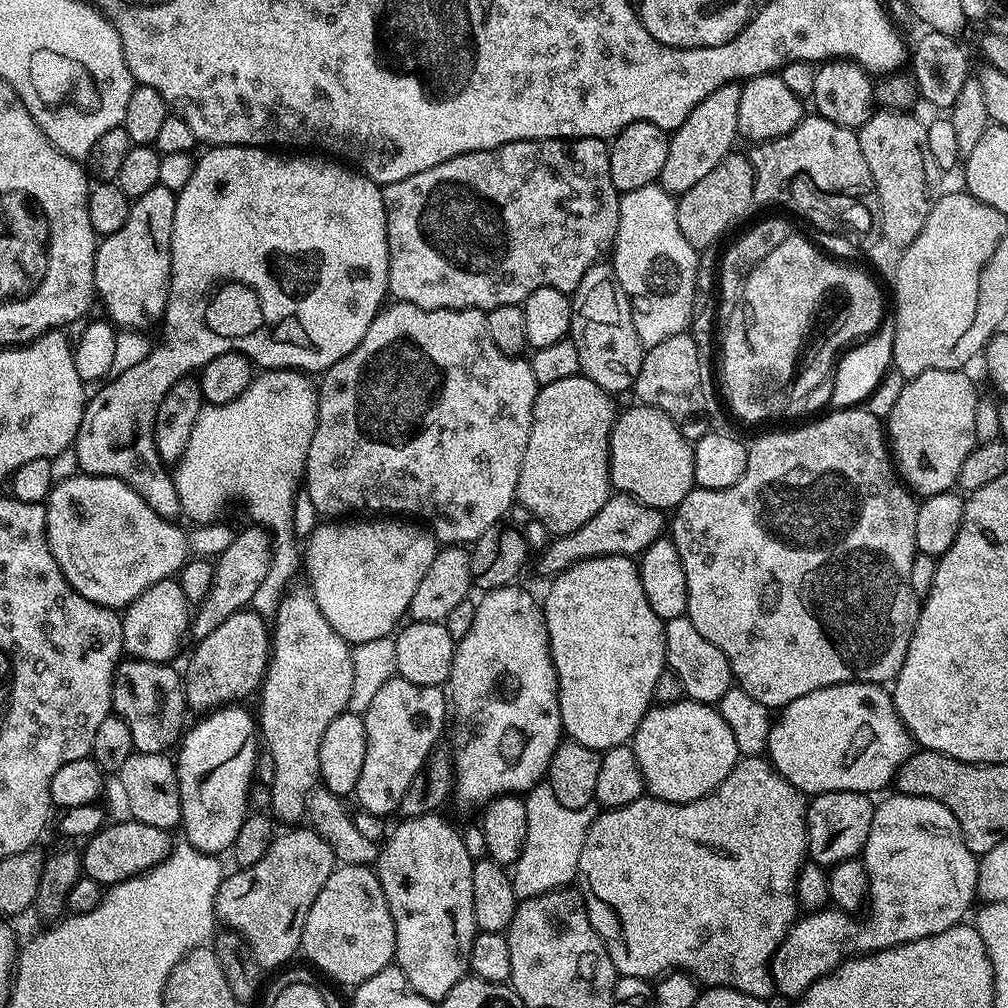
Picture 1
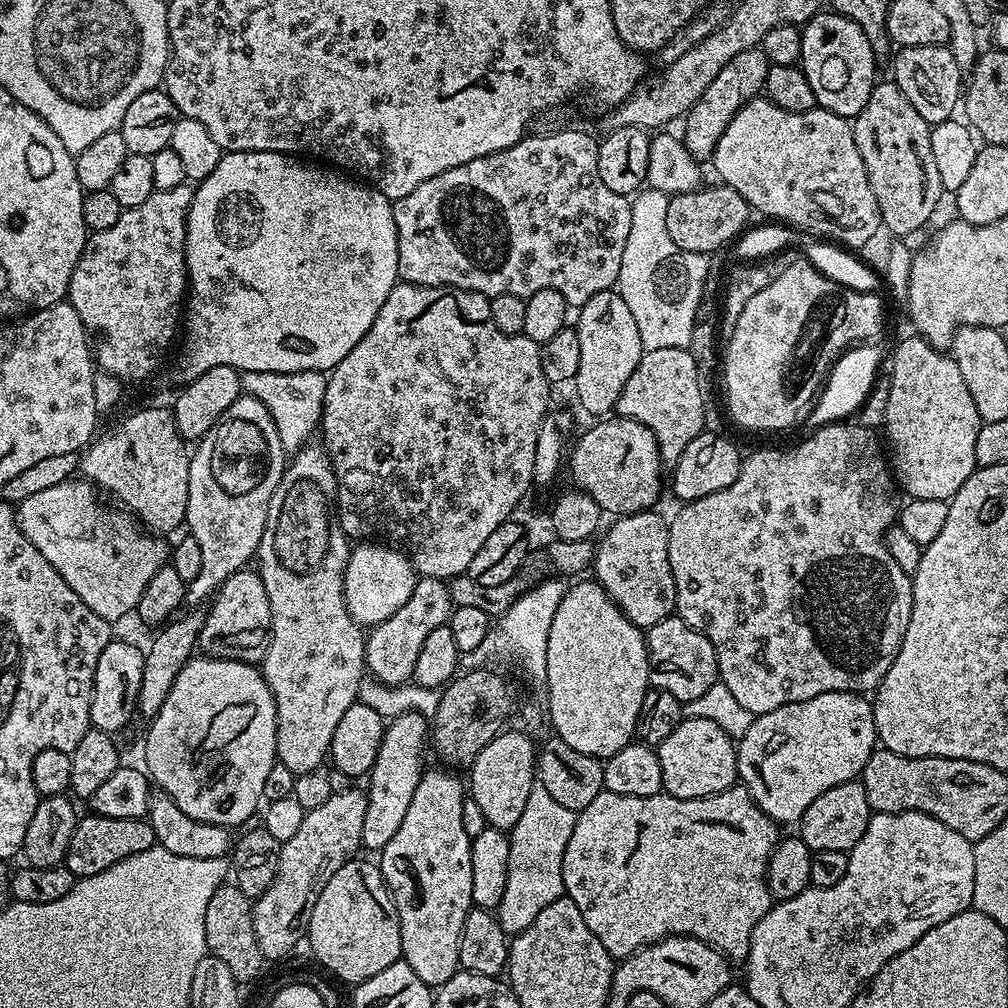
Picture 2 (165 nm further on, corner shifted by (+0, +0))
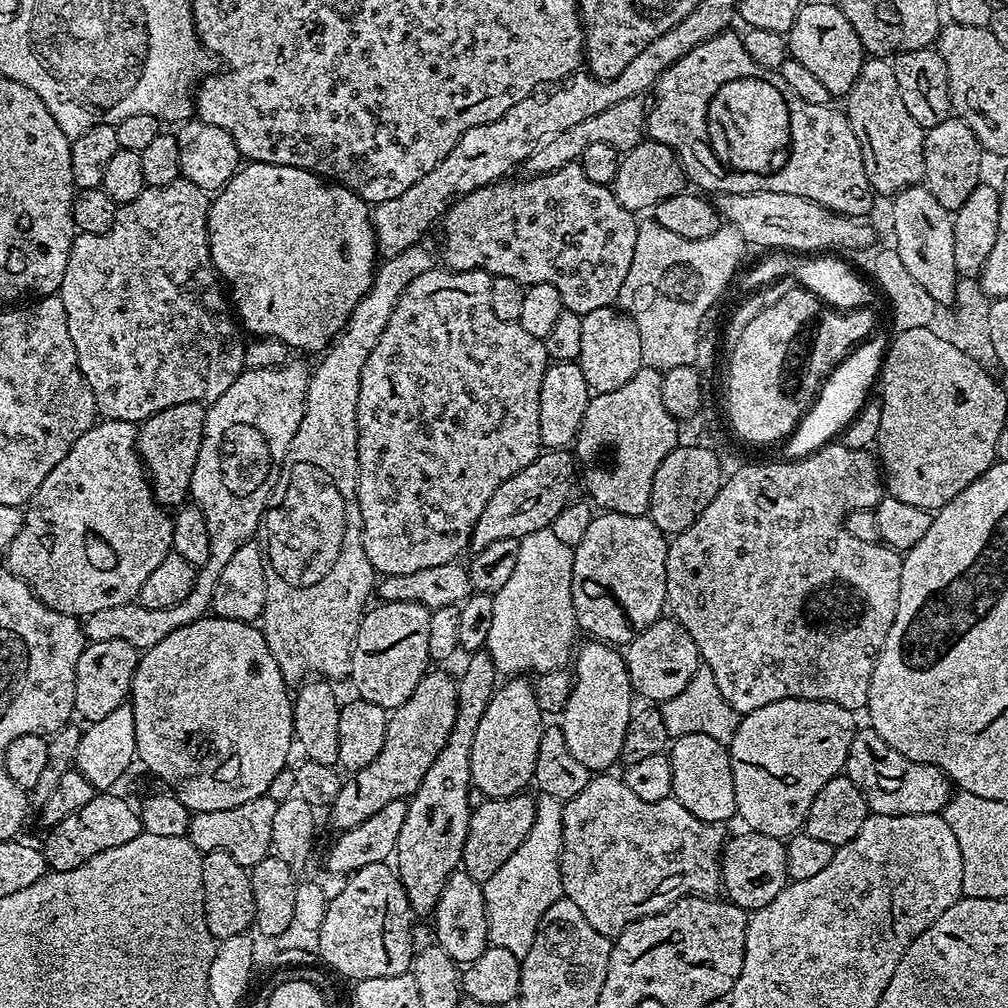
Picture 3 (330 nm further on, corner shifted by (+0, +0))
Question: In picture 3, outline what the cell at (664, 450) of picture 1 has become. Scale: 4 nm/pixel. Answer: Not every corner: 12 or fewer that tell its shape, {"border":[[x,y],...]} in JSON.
{"border":[[544,450],[472,527],[473,553],[521,540],[573,503],[577,461]]}

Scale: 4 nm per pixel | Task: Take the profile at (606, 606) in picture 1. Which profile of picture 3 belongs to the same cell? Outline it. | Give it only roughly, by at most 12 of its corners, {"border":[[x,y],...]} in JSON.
{"border":[[574,652],[562,713],[570,754],[600,774],[620,760],[634,715],[623,655]]}

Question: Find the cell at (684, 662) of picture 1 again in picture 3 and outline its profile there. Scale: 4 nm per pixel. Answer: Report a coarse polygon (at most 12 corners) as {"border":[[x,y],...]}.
{"border":[[674,618],[654,621],[622,655],[648,702],[682,694],[702,667]]}

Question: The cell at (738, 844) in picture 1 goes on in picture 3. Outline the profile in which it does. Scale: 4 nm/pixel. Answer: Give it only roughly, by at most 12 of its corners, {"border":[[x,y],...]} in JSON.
{"border":[[593,775],[560,886],[598,934],[722,888],[723,827]]}

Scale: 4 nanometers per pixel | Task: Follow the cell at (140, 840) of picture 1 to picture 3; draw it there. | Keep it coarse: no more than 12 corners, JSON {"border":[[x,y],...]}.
{"border":[[98,794],[47,829],[44,861],[74,870],[102,850],[134,842],[140,814]]}

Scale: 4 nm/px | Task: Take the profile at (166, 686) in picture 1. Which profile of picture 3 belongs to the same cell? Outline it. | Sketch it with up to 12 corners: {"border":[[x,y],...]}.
{"border":[[93,639],[78,658],[75,715],[114,714],[132,690],[141,653]]}

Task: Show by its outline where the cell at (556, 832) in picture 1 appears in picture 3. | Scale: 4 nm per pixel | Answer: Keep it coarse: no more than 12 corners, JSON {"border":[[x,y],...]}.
{"border":[[543,794],[482,885],[489,945],[521,958],[562,896],[564,804]]}

